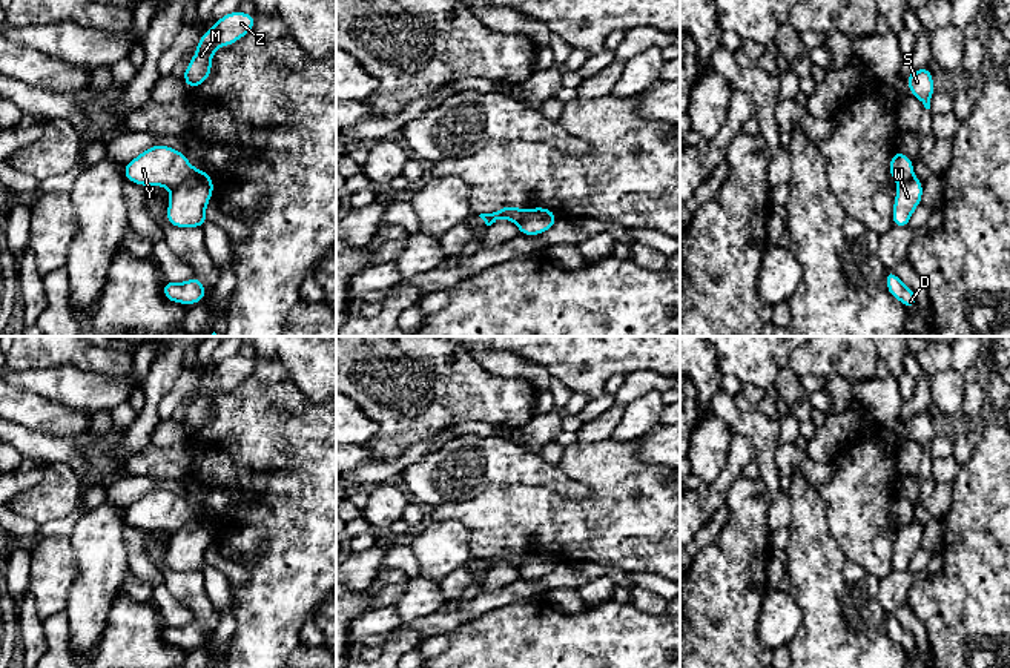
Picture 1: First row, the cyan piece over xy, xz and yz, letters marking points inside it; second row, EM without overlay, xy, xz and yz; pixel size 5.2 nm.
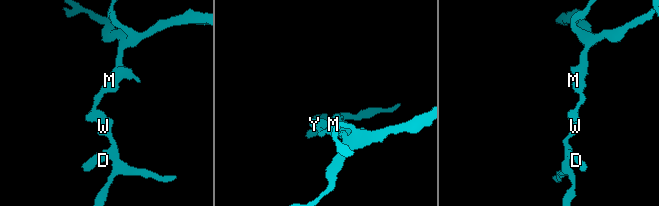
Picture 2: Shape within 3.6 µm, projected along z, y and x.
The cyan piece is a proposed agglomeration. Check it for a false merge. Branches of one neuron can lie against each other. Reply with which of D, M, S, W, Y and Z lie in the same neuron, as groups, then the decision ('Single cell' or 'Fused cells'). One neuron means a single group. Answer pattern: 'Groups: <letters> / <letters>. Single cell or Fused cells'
Groups: D W / M S Y Z. Fused cells

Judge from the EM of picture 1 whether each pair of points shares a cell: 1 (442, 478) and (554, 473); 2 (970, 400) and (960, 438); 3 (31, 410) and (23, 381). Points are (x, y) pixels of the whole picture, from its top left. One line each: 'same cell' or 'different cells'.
1: same cell
2: same cell
3: different cells

